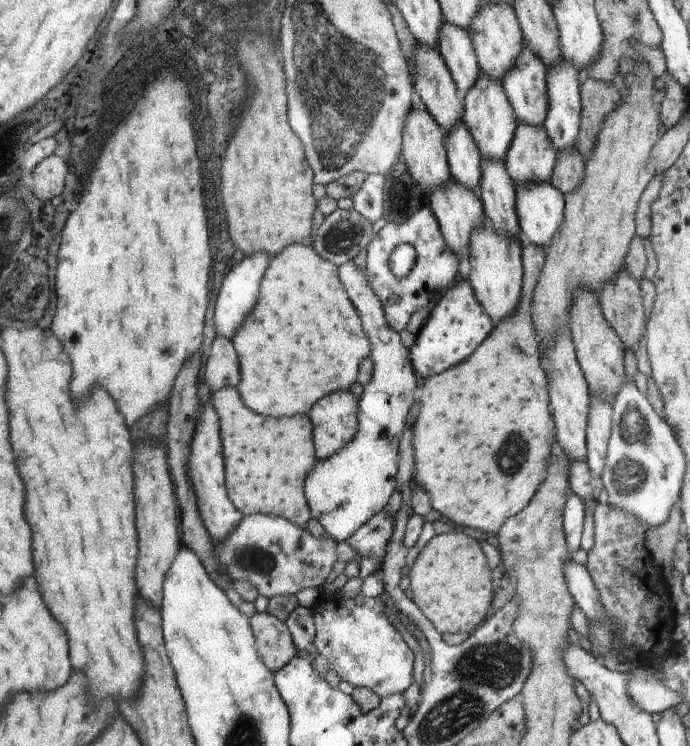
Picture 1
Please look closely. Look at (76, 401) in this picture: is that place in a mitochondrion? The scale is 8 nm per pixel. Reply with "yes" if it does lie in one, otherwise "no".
no

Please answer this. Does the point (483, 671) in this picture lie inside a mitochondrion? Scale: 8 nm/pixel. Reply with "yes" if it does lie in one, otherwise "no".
yes

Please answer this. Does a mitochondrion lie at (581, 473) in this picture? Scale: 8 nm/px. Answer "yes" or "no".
no

